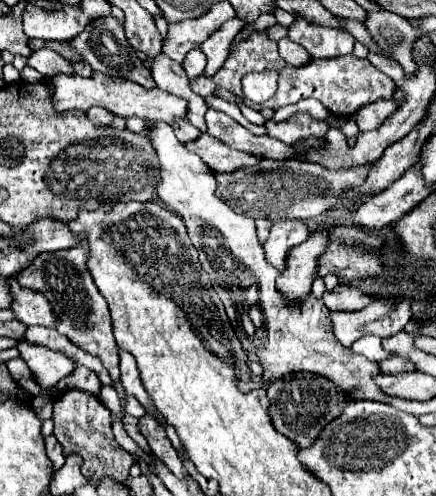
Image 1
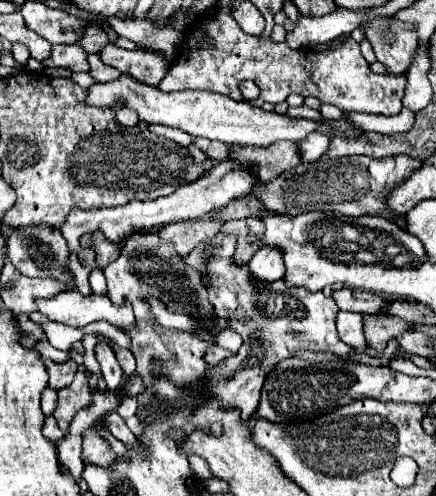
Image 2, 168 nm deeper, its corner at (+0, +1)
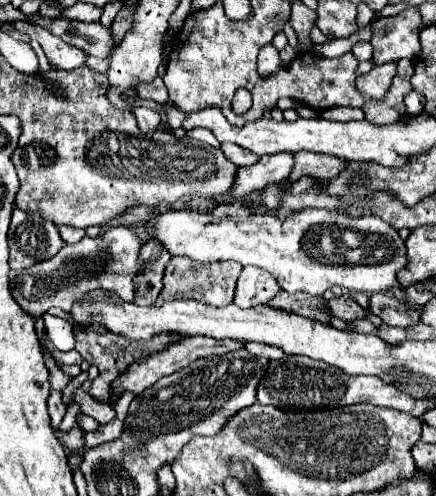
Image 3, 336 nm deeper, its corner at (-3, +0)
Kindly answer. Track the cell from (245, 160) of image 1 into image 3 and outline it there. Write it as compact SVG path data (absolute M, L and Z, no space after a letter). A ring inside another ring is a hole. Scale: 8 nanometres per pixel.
M299 151L295 153L295 165L293 165L293 173L289 179L297 181L303 175L311 175L317 179L335 179L345 167L347 167L347 161L335 159L333 155Z

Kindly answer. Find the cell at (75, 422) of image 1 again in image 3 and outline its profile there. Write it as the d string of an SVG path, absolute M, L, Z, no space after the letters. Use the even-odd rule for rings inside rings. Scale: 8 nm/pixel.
M81 373L81 375L77 375L77 377L63 389L63 403L65 403L65 405L71 403L71 395L73 395L73 391L75 391L85 379L87 379L87 373Z

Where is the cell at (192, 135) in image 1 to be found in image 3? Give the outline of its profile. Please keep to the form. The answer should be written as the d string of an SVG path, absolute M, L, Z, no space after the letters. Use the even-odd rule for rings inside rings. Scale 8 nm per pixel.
M221 143L221 151L225 153L225 157L227 157L229 161L233 161L233 163L239 165L239 167L253 165L253 163L259 159L259 155L247 151L247 149L239 147L239 145L233 145L233 143Z

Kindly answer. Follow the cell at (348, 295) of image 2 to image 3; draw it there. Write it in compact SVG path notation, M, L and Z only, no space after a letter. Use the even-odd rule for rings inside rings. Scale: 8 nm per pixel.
M389 293L371 295L371 311L391 327L411 327L419 323L419 309L407 309L403 301Z

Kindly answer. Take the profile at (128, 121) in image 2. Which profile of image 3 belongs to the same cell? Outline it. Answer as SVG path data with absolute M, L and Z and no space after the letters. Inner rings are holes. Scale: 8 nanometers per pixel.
M137 107L137 109L133 111L133 115L135 115L137 125L139 125L139 129L141 129L143 133L153 133L153 131L159 129L161 117L159 117L155 111L145 109L145 107Z

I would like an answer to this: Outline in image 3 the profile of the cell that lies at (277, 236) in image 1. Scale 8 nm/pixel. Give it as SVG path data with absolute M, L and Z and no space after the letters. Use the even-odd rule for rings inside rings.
M243 267L237 279L233 303L239 309L251 309L269 303L277 295L277 291L277 279L269 271L263 271L259 267Z

